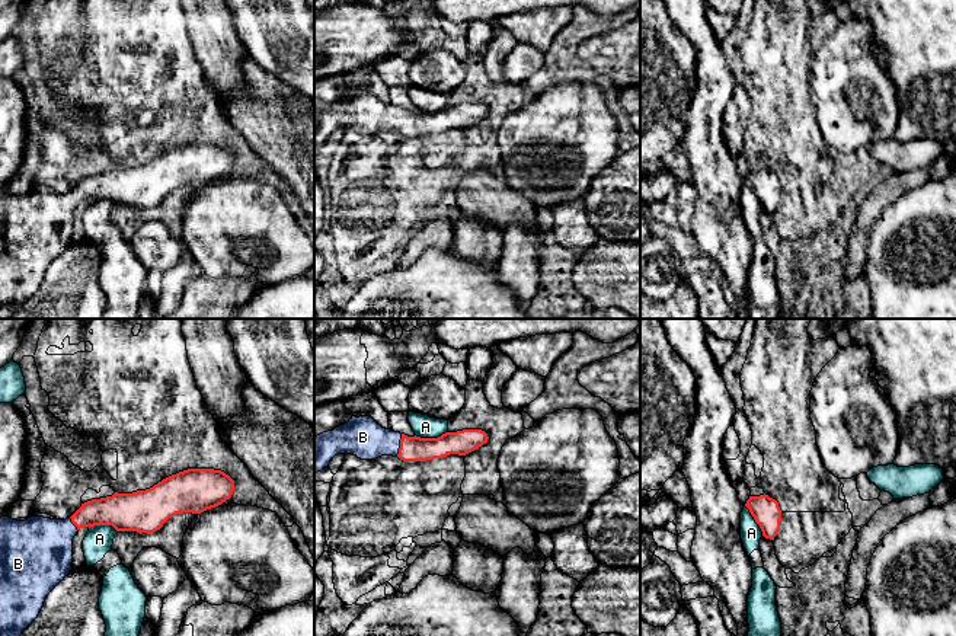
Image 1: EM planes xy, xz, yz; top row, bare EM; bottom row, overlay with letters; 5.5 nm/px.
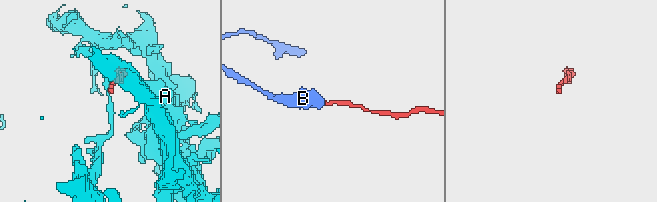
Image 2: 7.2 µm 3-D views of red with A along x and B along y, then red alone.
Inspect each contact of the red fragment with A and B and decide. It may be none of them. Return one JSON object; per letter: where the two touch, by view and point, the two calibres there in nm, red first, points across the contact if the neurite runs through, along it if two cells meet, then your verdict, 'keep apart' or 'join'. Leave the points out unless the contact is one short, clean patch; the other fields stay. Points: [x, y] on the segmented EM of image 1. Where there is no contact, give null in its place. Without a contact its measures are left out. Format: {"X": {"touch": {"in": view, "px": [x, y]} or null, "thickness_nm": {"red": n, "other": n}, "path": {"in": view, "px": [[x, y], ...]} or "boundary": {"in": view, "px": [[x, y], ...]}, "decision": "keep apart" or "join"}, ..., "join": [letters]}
{"A": {"touch": {"in": "xz", "px": [431, 438]}, "thickness_nm": {"red": 140, "other": 130}, "boundary": {"in": "xz", "px": [[447, 431], [437, 437], [415, 435]]}, "decision": "keep apart"}, "B": {"touch": {"in": "xz", "px": [400, 446]}, "thickness_nm": {"red": 140, "other": 220}, "path": {"in": "xz", "px": [[412, 448], [400, 446], [368, 441], [363, 437]]}, "decision": "join"}, "join": ["B"]}

